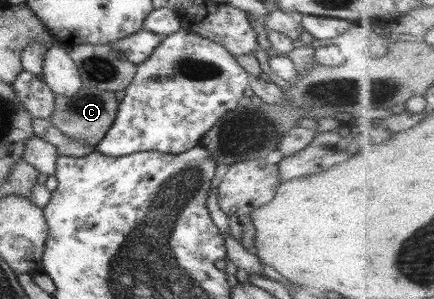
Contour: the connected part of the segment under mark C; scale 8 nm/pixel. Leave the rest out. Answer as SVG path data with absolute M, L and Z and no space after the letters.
M82 85L73 96L53 94L53 112L49 116L49 121L67 140L95 147L109 130L117 112L117 104L119 102L112 92Z

